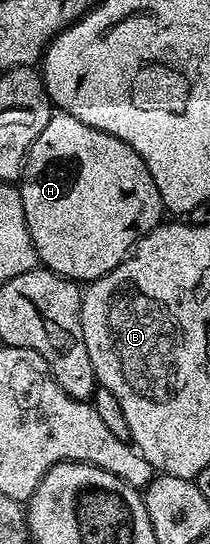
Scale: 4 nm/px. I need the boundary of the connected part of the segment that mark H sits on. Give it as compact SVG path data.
M60 110L54 111L47 126L43 126L43 134L29 147L19 187L27 230L38 261L55 275L74 282L92 282L115 270L138 240L155 230L166 215L155 178L151 178L143 158L127 142L95 130L87 122L79 122L79 118Z

